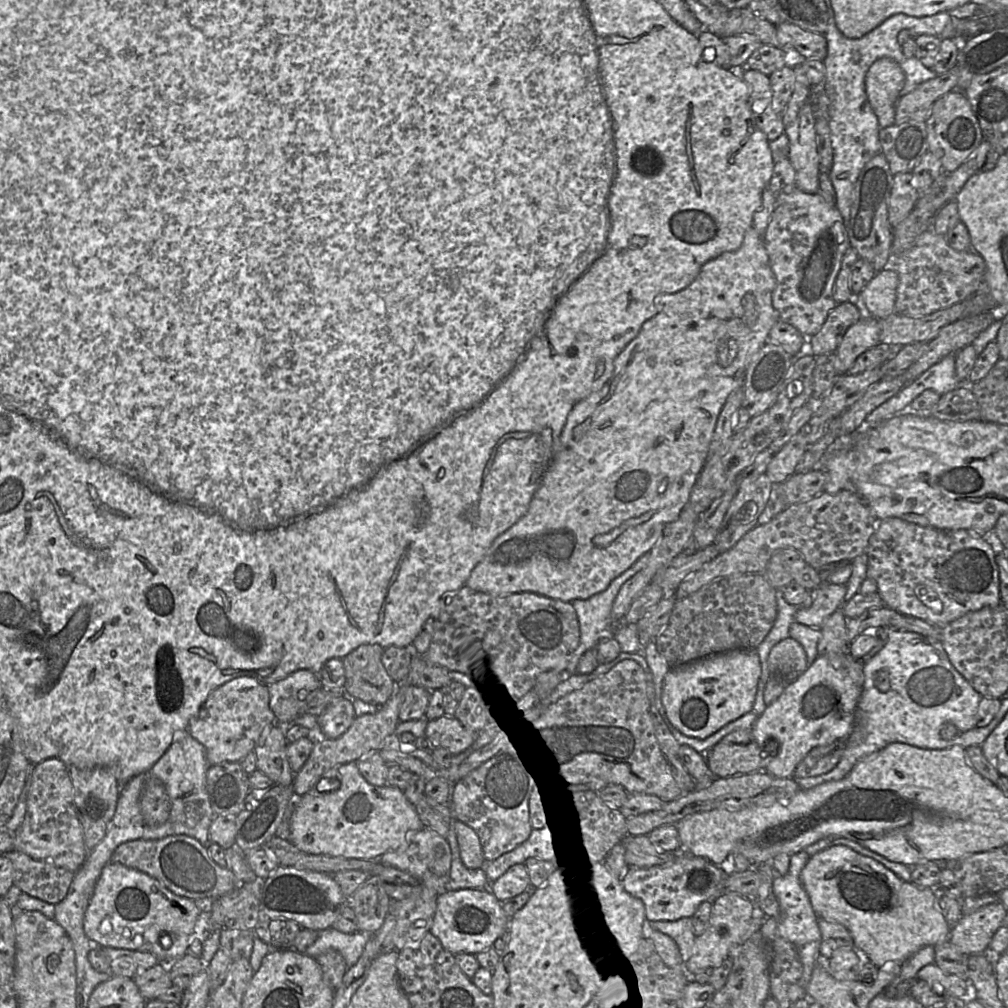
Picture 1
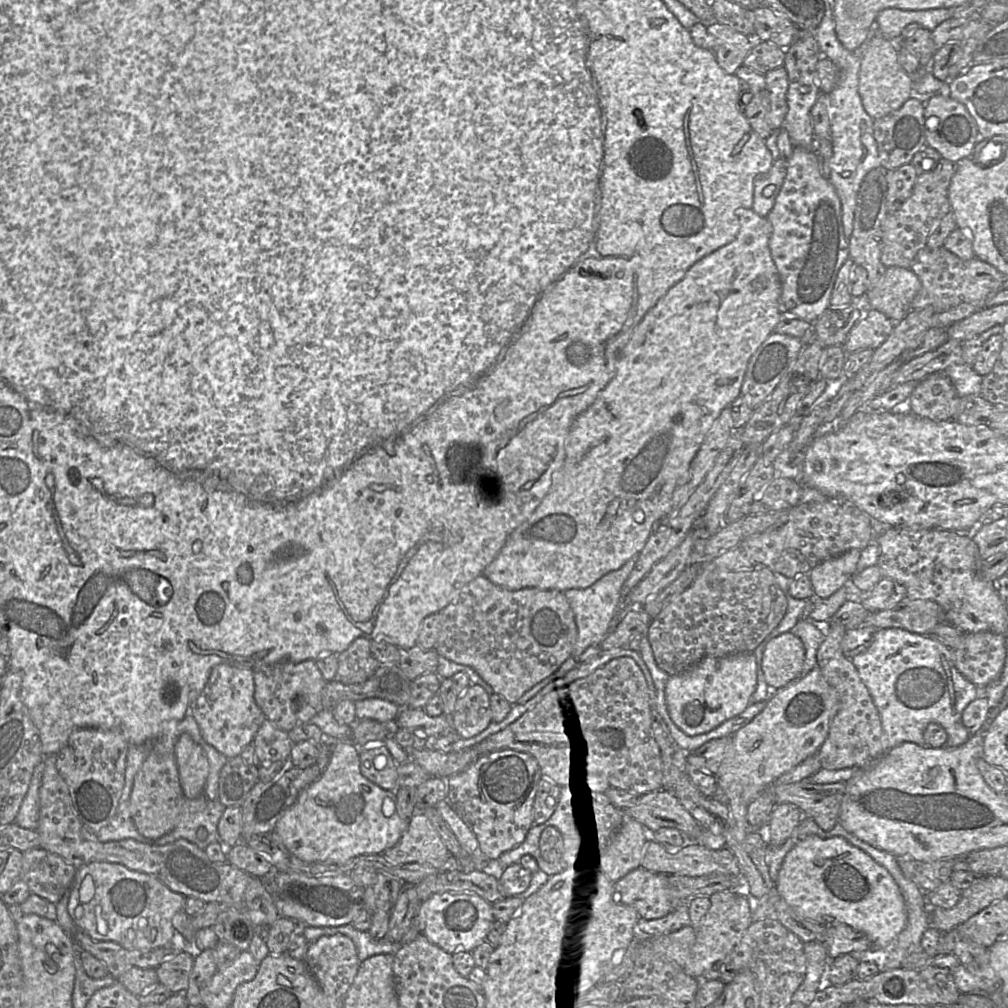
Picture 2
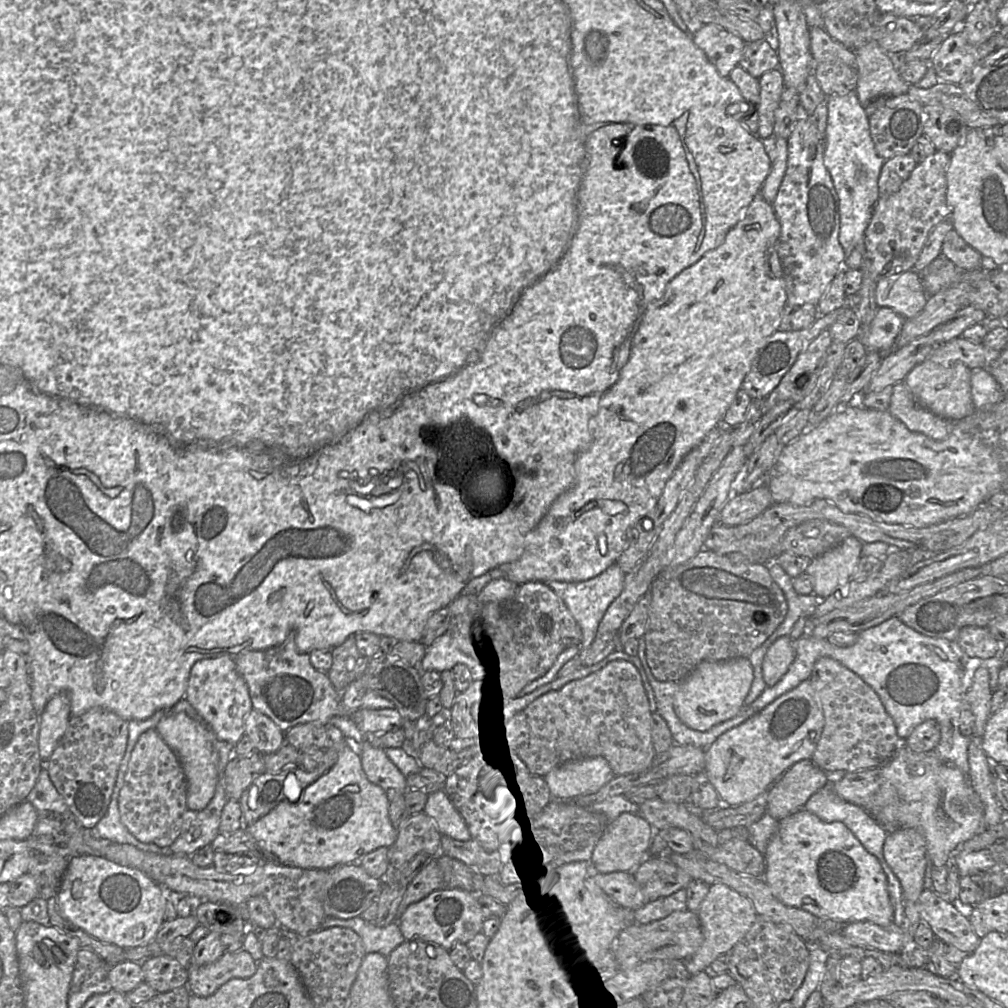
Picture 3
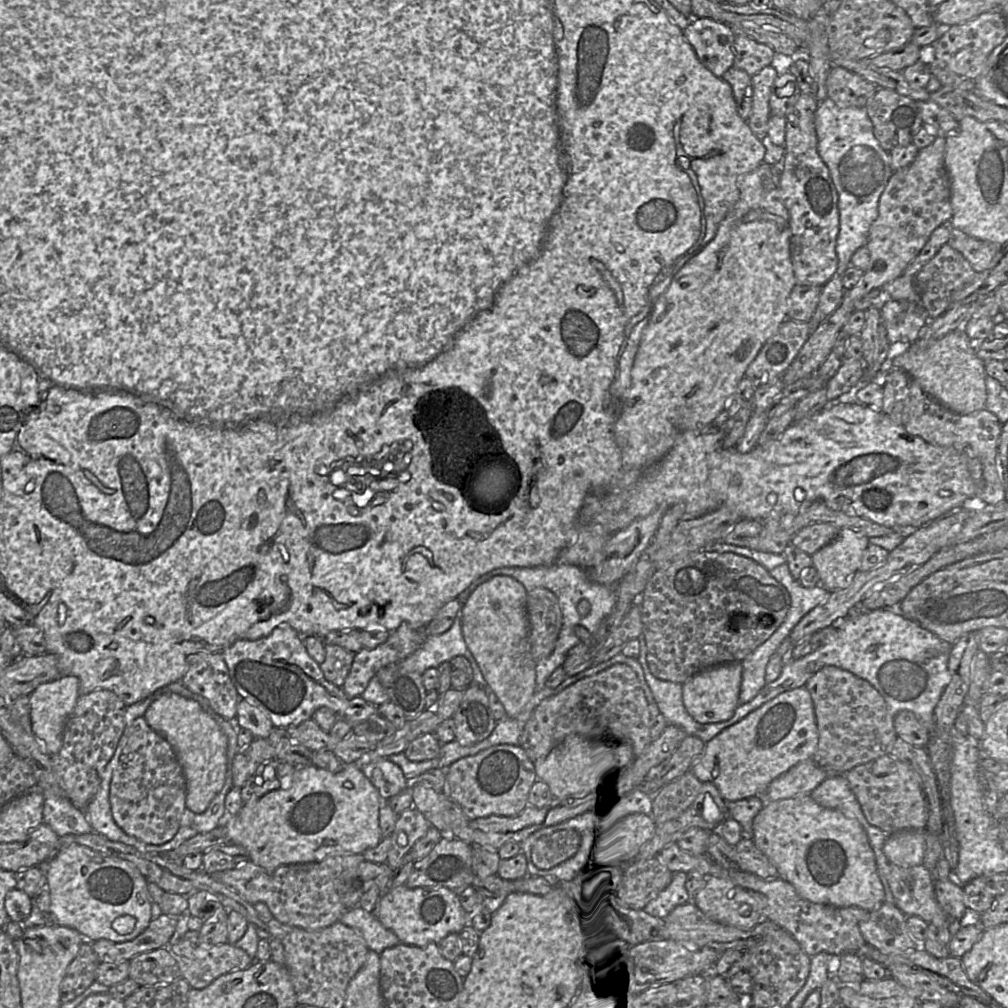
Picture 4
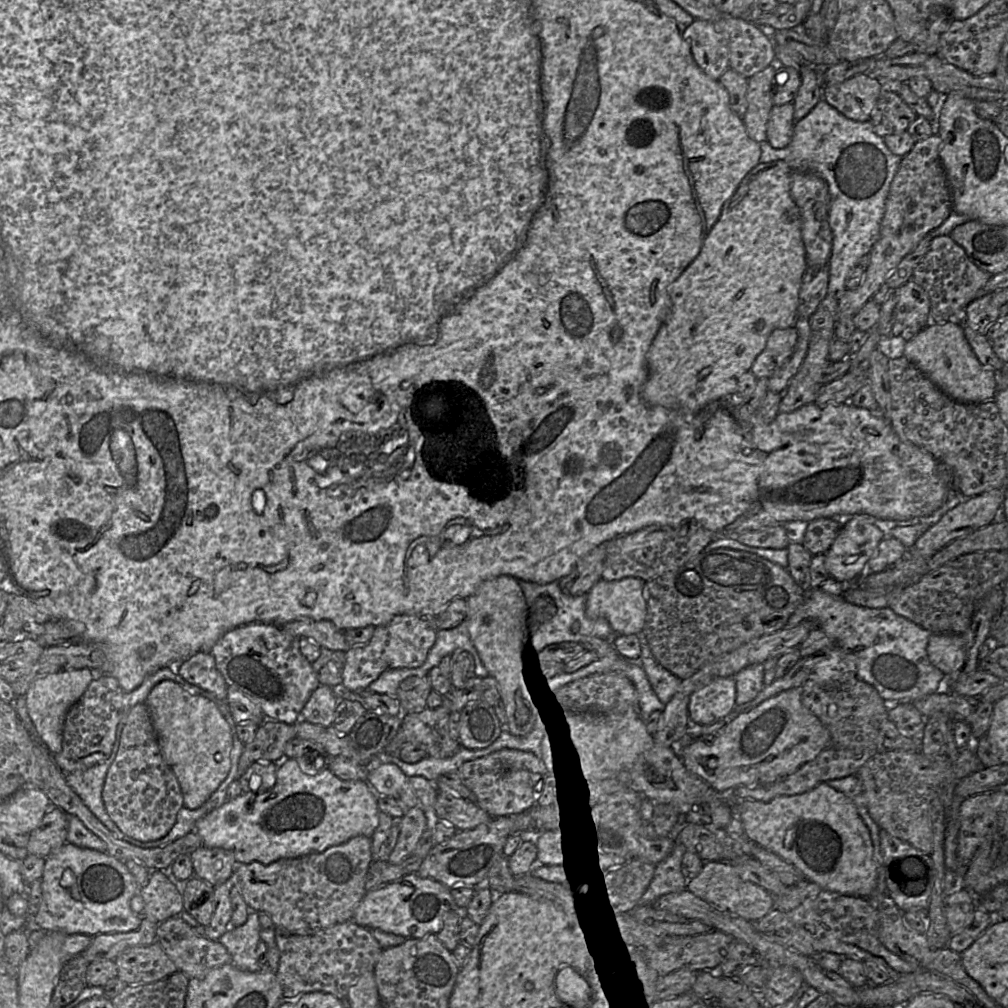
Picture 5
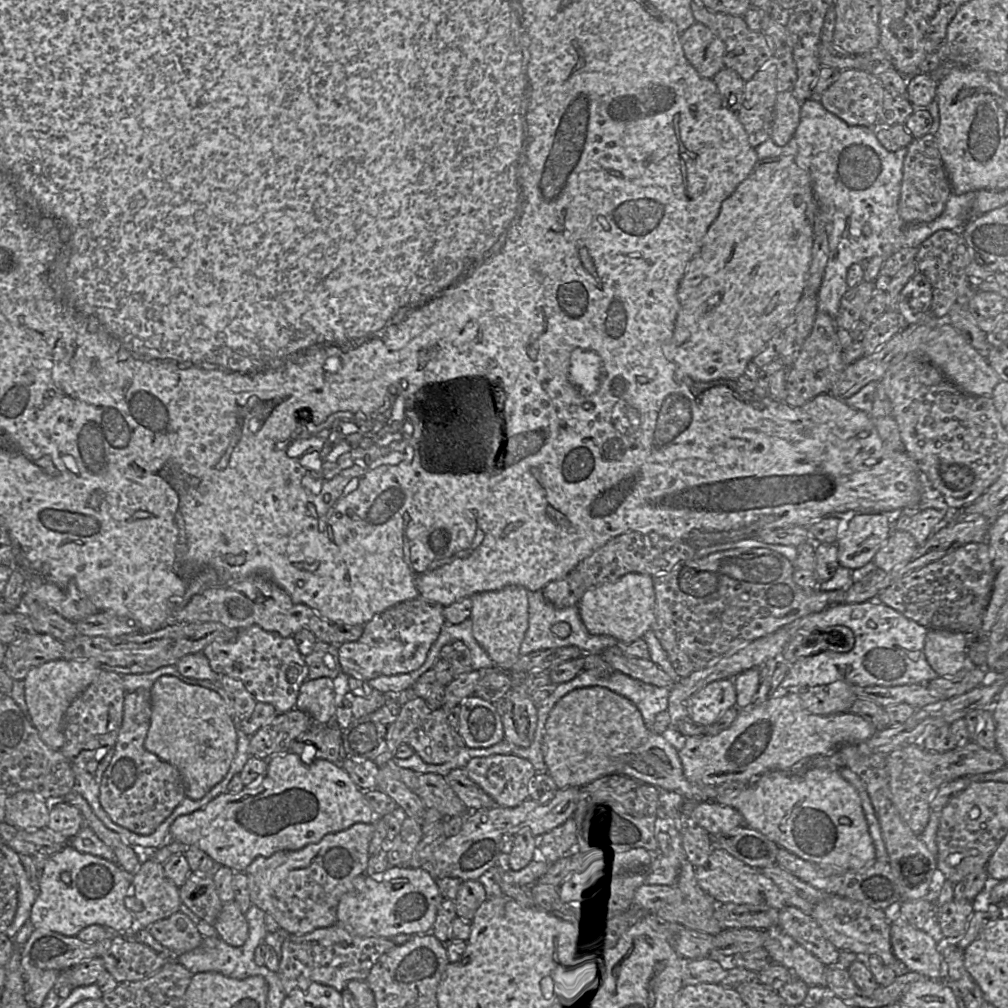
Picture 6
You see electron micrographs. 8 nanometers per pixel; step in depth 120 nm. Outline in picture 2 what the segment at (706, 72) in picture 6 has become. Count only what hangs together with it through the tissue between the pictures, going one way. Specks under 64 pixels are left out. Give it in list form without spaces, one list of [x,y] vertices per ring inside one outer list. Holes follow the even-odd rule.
[[[717,22],[706,24],[707,32],[715,38],[713,53],[719,66],[734,74],[751,51],[755,40]]]

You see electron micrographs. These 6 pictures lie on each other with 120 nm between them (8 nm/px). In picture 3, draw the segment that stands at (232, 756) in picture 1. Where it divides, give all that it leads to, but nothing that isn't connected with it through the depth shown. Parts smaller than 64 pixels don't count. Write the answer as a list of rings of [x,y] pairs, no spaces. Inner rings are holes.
[[[221,655],[198,660],[191,668],[184,699],[203,718],[217,739],[235,745],[245,734],[245,719],[253,707],[247,685],[238,673],[232,656]]]

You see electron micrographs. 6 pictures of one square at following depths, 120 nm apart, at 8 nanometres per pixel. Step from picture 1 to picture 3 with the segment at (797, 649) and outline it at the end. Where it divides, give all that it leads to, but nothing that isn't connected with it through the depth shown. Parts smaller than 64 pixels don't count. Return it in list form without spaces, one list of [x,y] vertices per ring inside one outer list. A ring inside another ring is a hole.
[[[788,635],[775,640],[762,661],[762,676],[768,687],[775,685],[794,660],[794,641]]]

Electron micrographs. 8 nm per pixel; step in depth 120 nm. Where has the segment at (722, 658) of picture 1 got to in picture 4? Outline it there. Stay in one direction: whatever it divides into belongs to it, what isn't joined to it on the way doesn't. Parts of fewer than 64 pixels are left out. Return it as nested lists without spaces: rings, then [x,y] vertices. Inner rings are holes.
[[[741,662],[723,663],[696,673],[682,684],[682,700],[687,712],[699,723],[728,720],[739,705],[741,678]]]

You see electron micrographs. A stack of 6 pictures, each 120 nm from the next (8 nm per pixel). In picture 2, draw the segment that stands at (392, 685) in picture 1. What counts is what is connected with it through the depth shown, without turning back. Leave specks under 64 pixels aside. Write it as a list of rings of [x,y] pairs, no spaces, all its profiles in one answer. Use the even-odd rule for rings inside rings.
[[[358,637],[346,650],[339,653],[334,680],[344,684],[358,684],[369,679],[381,665],[373,657],[370,644],[371,640]]]

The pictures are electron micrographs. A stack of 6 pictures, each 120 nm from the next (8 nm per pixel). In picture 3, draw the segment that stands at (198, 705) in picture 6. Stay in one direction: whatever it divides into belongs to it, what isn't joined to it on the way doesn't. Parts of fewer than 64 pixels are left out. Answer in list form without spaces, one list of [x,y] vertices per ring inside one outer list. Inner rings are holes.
[[[185,712],[160,719],[157,733],[177,754],[186,779],[186,805],[193,811],[203,810],[214,796],[218,782],[218,753],[208,740],[207,724],[200,723]]]

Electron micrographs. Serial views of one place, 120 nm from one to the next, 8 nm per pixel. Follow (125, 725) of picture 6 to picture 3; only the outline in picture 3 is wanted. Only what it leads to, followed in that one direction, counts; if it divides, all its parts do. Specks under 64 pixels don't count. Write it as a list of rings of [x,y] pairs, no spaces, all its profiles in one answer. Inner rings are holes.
[[[155,729],[146,730],[137,740],[119,793],[118,807],[121,822],[140,842],[166,847],[182,832],[182,815],[187,809],[185,774],[177,754]]]

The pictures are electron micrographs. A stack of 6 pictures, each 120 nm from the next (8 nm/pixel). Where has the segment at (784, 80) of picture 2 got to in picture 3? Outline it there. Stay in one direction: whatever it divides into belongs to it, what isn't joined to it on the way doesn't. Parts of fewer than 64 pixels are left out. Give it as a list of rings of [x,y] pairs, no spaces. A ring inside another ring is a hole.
[[[779,68],[769,70],[758,78],[758,130],[759,139],[773,135],[774,112],[777,109],[784,89],[783,74]]]

